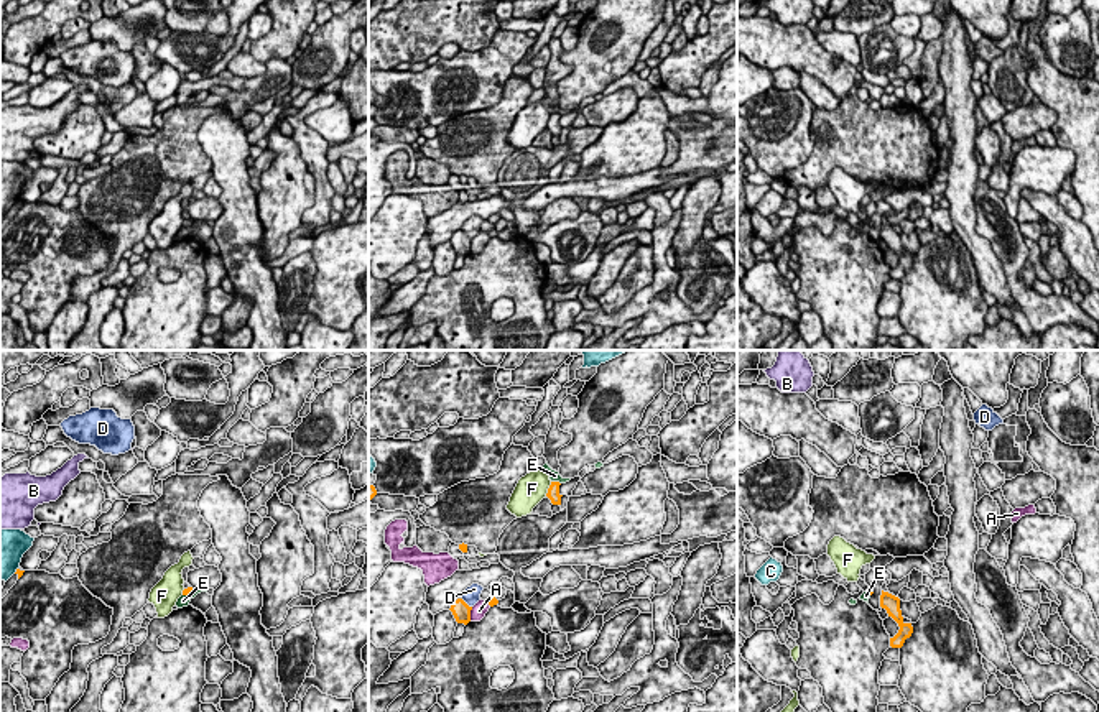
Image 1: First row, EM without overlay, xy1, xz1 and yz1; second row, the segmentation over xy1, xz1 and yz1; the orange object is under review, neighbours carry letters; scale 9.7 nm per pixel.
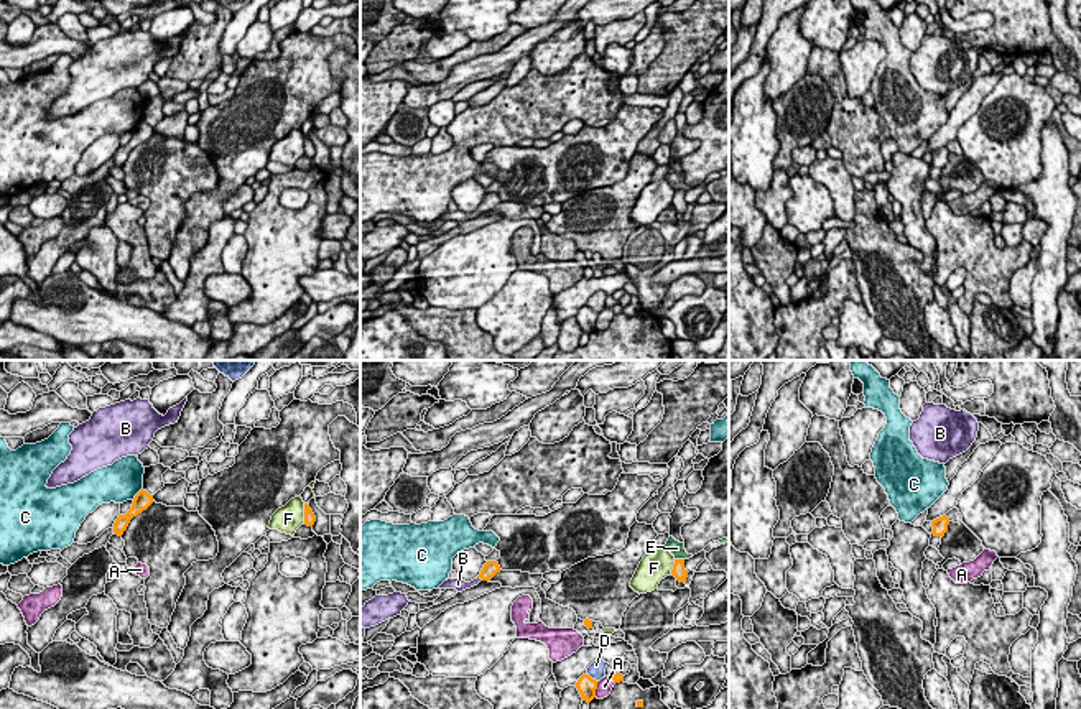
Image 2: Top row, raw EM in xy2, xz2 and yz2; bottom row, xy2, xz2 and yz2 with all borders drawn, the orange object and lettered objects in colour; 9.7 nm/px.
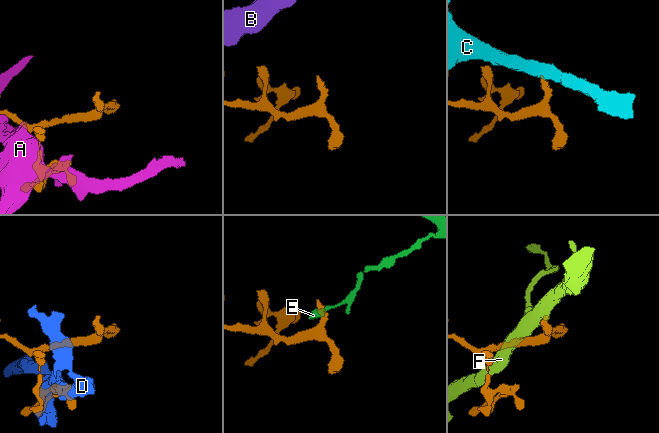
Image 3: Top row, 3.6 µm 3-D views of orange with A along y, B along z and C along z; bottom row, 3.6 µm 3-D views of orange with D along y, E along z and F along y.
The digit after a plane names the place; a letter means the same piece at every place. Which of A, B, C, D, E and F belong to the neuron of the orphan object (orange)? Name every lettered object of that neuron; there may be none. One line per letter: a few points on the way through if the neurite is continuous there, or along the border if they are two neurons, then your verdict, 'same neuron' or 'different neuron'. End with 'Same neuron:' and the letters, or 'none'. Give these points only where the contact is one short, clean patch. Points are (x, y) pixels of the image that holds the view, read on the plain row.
A: different neuron
B: way xz2 (491, 199), (481, 209), (471, 216), (458, 216); same neuron
C: border xy2 (142, 119), (132, 130); different neuron
D: border xz2 (586, 305), (598, 313); different neuron
E: border xz1 (551, 112), (560, 115); different neuron
F: border xy2 (303, 135), (305, 155); different neuron
Same neuron: B

